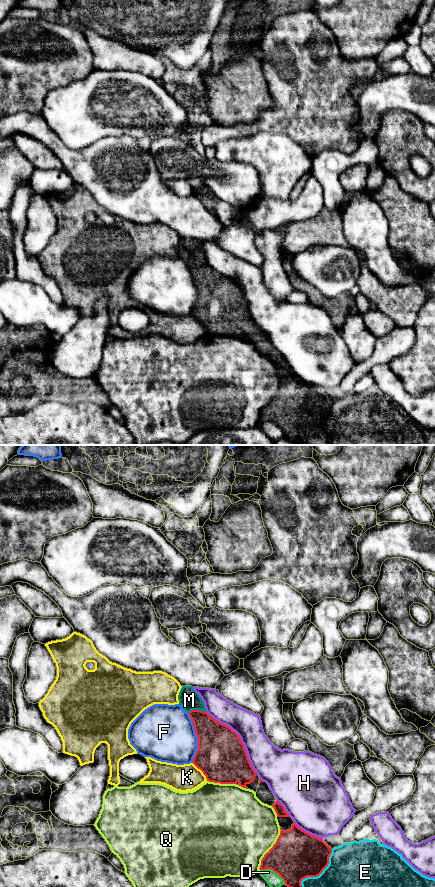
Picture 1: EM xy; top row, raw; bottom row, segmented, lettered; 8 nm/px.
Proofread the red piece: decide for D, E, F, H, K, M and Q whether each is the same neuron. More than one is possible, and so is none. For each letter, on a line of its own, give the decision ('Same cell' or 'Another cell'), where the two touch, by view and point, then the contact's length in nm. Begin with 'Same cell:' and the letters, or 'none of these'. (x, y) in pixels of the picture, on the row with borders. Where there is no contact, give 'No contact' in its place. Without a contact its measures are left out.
Same cell: M
D: Another cell. Touches red at xy (273, 870). Shared border 240 nm
E: Another cell. Touches red at xy (320, 873). Shared border 400 nm
F: Another cell. Touches red at xy (198, 738). Shared border 400 nm
H: Another cell. Touches red at xy (240, 739). Shared border 650 nm
K: Another cell. Touches red at xy (201, 770). Shared border 200 nm
M: Same cell. Touches red at xy (197, 710). Shared border 150 nm
Q: Another cell. Touches red at xy (271, 848). Shared border 380 nm

